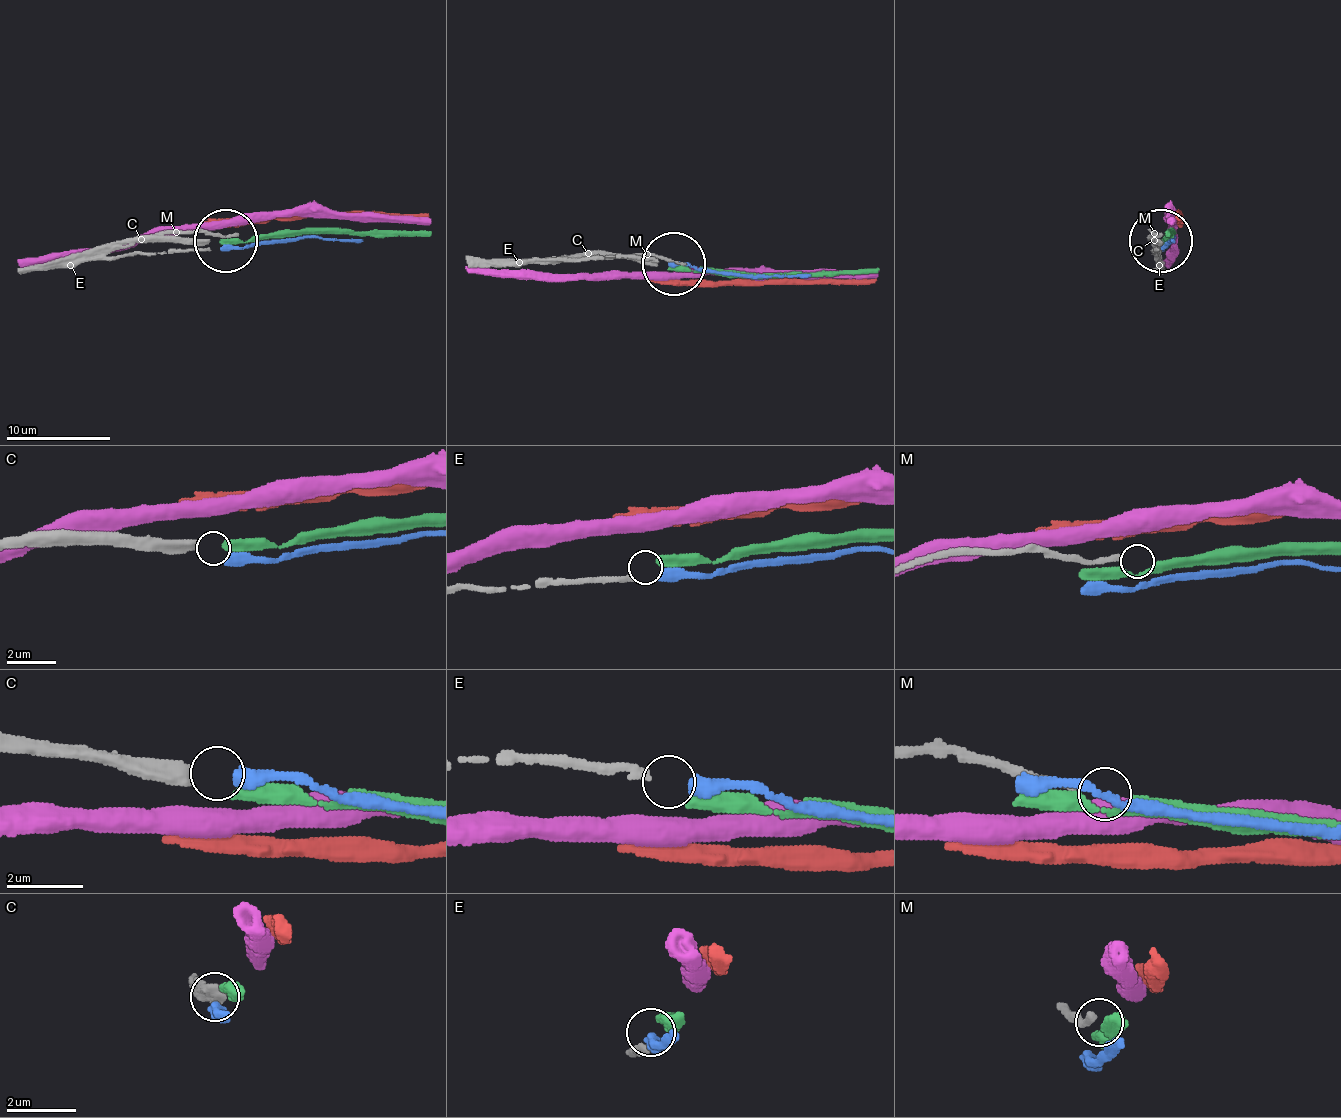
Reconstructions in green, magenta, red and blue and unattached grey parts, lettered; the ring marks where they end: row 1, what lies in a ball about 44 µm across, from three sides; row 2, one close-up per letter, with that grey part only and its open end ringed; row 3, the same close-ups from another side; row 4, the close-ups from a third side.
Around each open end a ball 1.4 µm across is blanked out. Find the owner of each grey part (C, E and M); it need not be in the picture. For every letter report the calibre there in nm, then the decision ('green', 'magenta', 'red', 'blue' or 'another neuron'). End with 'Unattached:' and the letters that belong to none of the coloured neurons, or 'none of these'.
C: 420 nm | green
E: 190 nm | blue
M: 240 nm | another neuron
Unattached: M

